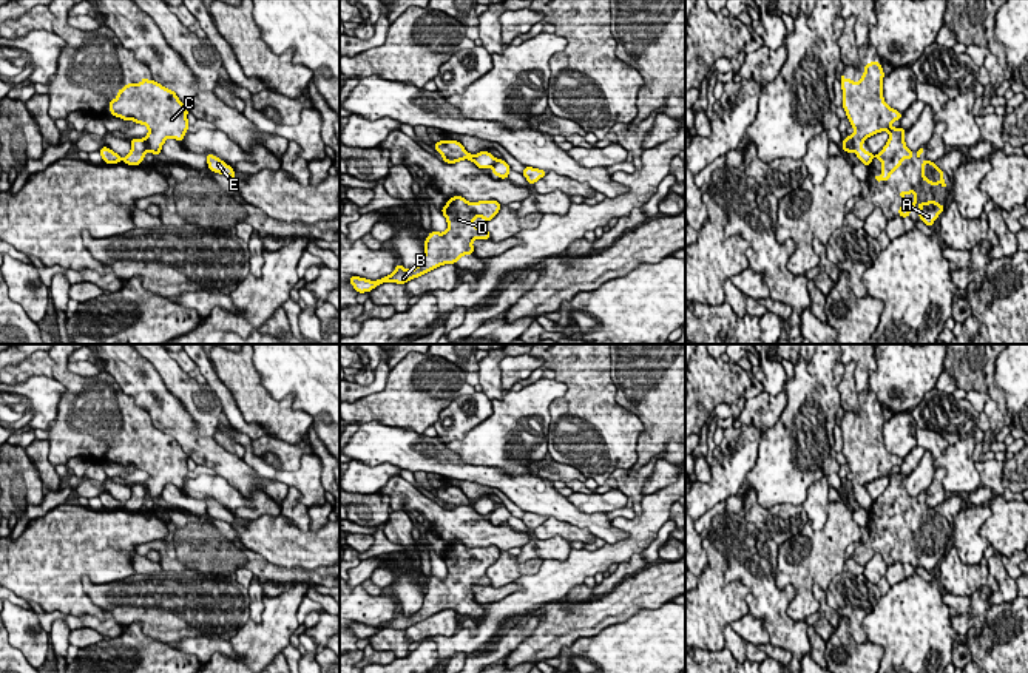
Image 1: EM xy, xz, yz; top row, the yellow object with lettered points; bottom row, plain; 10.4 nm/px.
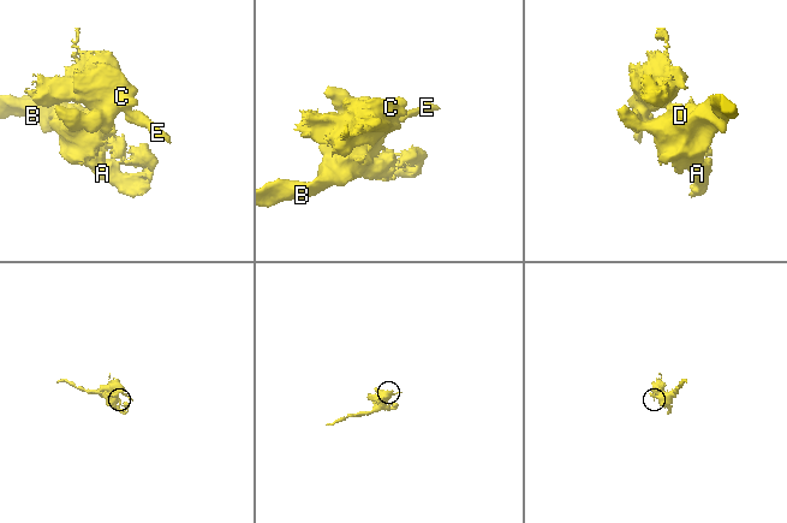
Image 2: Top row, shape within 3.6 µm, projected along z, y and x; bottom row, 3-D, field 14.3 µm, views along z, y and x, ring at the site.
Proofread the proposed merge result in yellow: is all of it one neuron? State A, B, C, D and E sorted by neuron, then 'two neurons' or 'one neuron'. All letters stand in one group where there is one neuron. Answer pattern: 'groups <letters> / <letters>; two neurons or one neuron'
groups A B D / C E; two neurons

